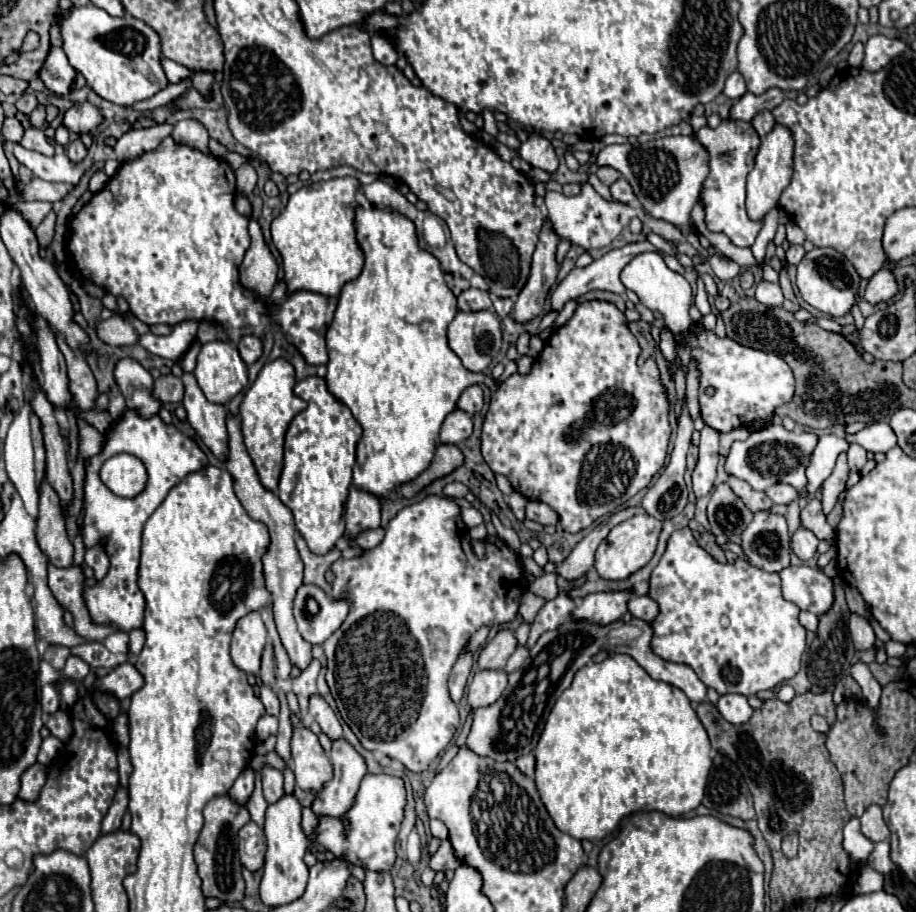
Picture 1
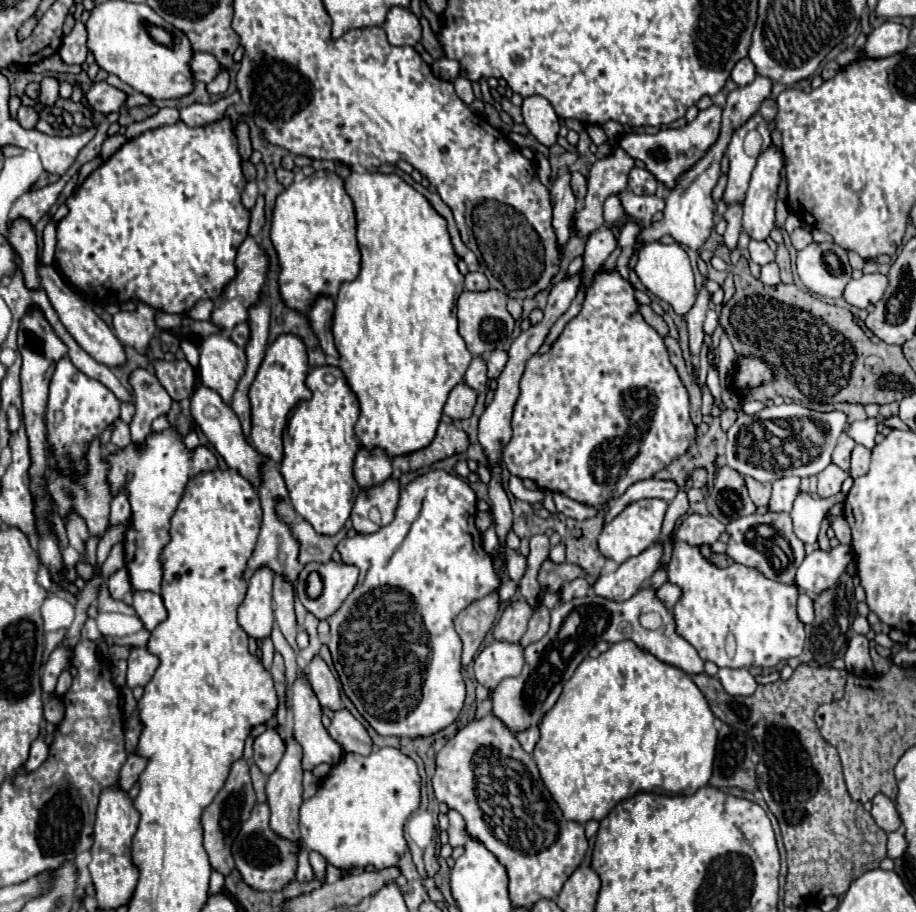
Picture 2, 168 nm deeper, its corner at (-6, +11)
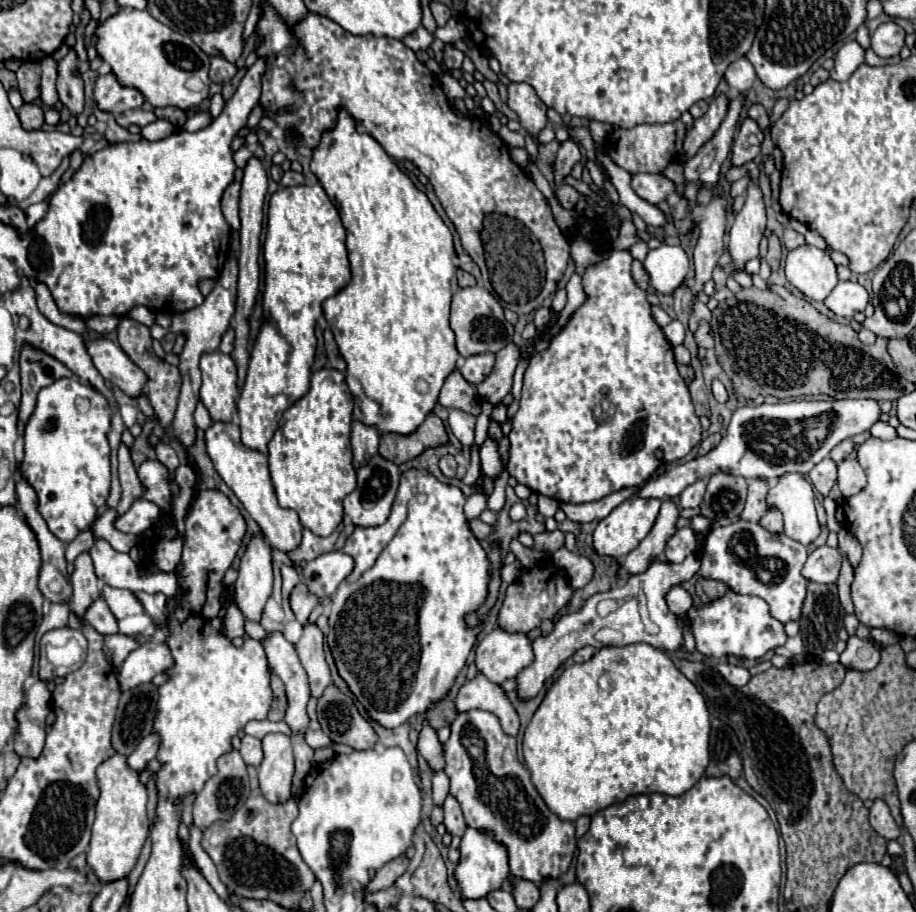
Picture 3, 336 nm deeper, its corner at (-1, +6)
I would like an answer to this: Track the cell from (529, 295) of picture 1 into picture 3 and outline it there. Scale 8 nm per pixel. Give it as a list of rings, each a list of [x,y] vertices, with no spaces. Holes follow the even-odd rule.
[[[569,137],[561,143],[557,155],[555,155],[555,183],[561,183],[567,173],[571,173],[571,167],[581,159],[579,145]]]

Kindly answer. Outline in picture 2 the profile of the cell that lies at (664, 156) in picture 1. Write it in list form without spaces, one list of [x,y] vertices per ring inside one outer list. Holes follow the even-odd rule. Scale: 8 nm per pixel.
[[[710,106],[708,110],[702,110],[696,120],[688,122],[682,128],[662,128],[656,134],[624,134],[618,142],[618,146],[628,152],[632,158],[640,160],[652,176],[660,184],[664,184],[668,190],[676,186],[676,180],[696,164],[696,160],[704,158],[704,152],[718,140],[720,134],[720,114],[722,110],[718,106]]]

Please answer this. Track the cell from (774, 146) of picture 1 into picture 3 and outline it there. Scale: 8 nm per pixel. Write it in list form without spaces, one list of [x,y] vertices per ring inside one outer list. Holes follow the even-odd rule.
[[[755,177],[751,179],[747,201],[735,215],[735,223],[729,231],[727,253],[731,257],[731,269],[743,271],[745,263],[759,257],[759,241],[765,231],[765,207]]]

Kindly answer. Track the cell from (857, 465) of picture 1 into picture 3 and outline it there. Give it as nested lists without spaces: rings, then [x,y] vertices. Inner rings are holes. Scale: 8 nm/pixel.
[[[849,457],[849,459],[841,461],[837,467],[839,467],[837,485],[839,485],[841,495],[843,495],[845,499],[853,497],[855,493],[859,493],[859,491],[867,485],[865,471],[863,471],[863,467],[859,465],[859,461],[857,461],[857,459]]]

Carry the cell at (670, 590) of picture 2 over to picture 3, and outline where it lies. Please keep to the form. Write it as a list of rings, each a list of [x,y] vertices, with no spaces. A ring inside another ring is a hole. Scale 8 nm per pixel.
[[[673,587],[667,593],[667,605],[677,617],[687,617],[689,609],[693,607],[693,597],[683,587]]]

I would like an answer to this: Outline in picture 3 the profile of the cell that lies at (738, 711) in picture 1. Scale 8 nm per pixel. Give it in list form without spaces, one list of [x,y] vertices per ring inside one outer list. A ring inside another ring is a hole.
[[[719,663],[717,665],[717,671],[735,687],[743,687],[747,681],[749,681],[749,671],[747,667],[741,667],[741,665],[729,665],[729,663]]]

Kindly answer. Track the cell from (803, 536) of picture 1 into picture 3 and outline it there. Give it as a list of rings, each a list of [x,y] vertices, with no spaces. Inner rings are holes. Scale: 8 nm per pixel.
[[[783,473],[783,477],[771,485],[767,505],[783,513],[787,537],[803,545],[811,545],[819,537],[821,527],[815,513],[813,485],[803,475]]]

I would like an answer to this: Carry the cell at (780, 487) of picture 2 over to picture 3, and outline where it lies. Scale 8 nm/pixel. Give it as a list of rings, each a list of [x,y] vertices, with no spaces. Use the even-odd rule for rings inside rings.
[[[769,509],[765,517],[759,521],[759,525],[771,533],[783,533],[783,517],[777,509]]]

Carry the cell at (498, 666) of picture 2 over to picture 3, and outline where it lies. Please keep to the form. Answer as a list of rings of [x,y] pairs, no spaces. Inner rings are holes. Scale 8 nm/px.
[[[501,627],[487,633],[477,645],[477,669],[493,683],[503,683],[531,665],[533,649],[525,633],[509,633]]]

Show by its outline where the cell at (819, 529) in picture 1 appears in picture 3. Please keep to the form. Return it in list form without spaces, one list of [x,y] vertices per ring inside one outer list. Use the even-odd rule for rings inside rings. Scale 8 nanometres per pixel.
[[[825,457],[819,465],[815,465],[809,473],[809,479],[811,483],[815,485],[815,489],[821,493],[821,495],[827,495],[829,489],[833,487],[833,483],[837,481],[837,465],[833,459]]]

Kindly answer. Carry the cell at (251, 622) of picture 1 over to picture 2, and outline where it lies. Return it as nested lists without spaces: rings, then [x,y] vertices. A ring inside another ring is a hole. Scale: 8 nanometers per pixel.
[[[260,568],[248,584],[246,598],[238,608],[238,624],[254,640],[266,640],[272,632],[272,570]]]

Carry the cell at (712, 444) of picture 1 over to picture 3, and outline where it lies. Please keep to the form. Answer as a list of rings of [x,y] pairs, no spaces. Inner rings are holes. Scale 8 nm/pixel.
[[[697,481],[697,483],[689,485],[689,487],[679,495],[681,507],[683,507],[683,509],[697,509],[697,507],[699,507],[699,503],[703,501],[705,487],[707,487],[707,483],[705,483],[705,481]]]

